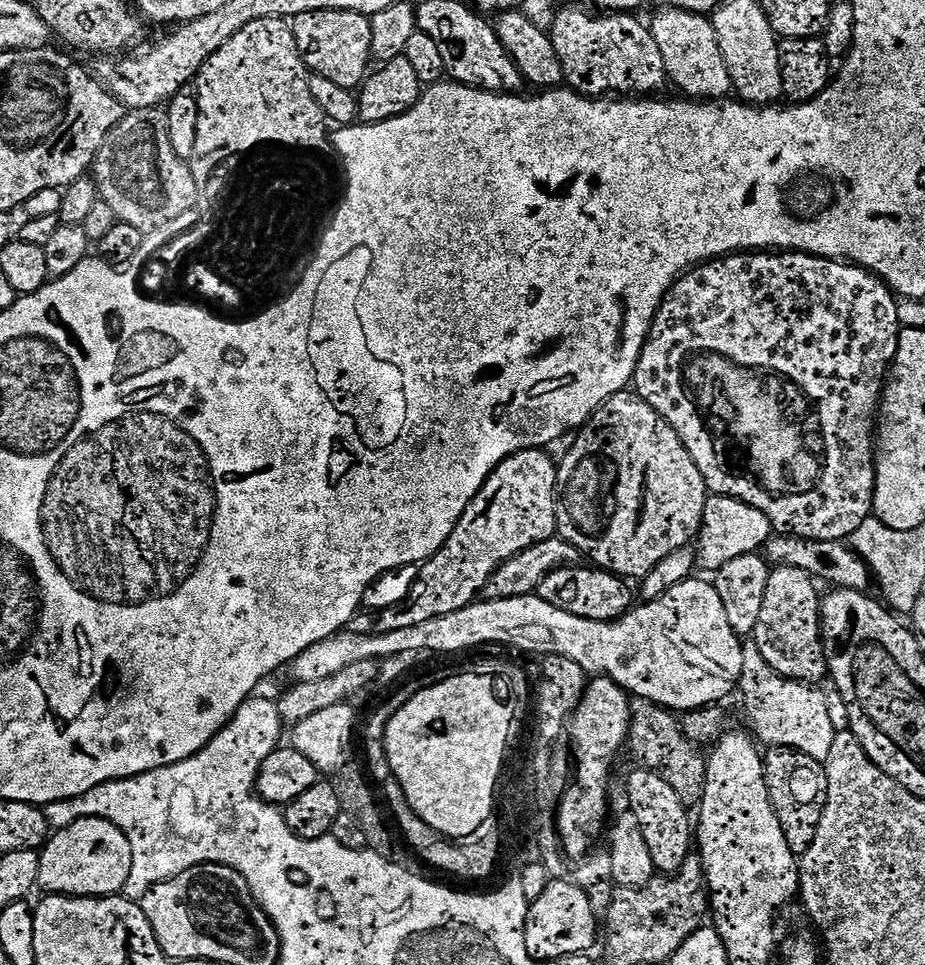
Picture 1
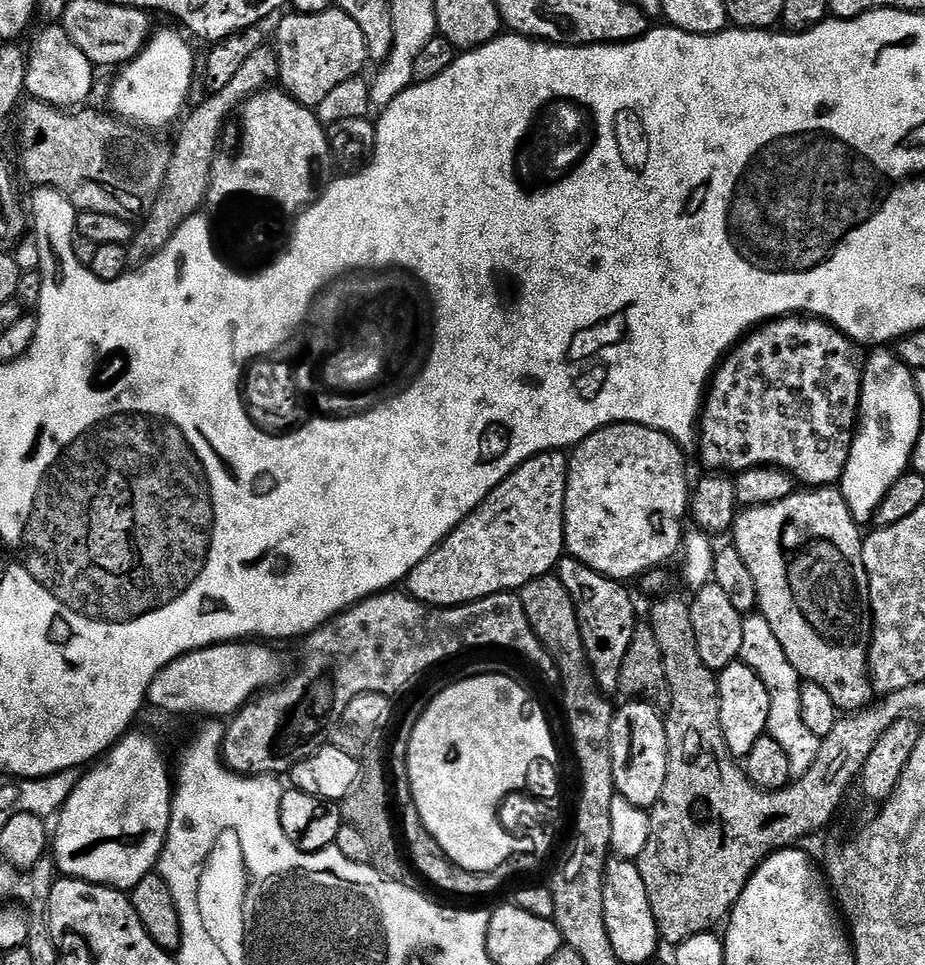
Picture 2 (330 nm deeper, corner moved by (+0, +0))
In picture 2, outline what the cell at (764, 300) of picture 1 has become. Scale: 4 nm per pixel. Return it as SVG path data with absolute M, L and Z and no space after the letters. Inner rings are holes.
M797 314L795 316L781 316L778 320L770 320L753 328L728 353L714 373L714 376L720 379L720 400L714 400L714 394L706 394L706 401L698 425L698 449L700 448L700 456L704 459L705 466L708 467L708 470L733 468L733 473L736 474L747 472L749 468L775 466L781 472L791 474L799 483L801 480L804 483L801 485L804 486L827 488L839 485L850 458L852 442L856 438L856 429L860 418L860 391L862 390L865 359L866 356L861 345L850 339L845 332L839 332L834 325L829 324L826 320L817 320L811 316Z

